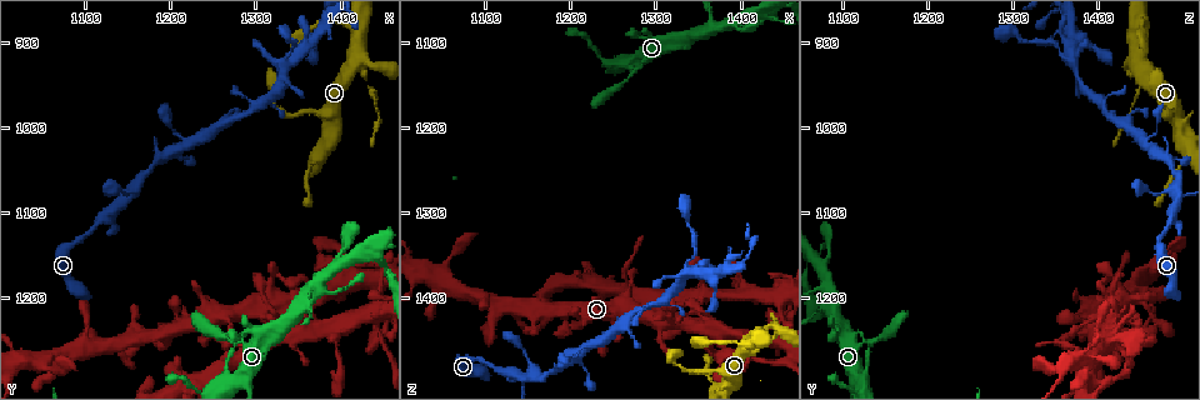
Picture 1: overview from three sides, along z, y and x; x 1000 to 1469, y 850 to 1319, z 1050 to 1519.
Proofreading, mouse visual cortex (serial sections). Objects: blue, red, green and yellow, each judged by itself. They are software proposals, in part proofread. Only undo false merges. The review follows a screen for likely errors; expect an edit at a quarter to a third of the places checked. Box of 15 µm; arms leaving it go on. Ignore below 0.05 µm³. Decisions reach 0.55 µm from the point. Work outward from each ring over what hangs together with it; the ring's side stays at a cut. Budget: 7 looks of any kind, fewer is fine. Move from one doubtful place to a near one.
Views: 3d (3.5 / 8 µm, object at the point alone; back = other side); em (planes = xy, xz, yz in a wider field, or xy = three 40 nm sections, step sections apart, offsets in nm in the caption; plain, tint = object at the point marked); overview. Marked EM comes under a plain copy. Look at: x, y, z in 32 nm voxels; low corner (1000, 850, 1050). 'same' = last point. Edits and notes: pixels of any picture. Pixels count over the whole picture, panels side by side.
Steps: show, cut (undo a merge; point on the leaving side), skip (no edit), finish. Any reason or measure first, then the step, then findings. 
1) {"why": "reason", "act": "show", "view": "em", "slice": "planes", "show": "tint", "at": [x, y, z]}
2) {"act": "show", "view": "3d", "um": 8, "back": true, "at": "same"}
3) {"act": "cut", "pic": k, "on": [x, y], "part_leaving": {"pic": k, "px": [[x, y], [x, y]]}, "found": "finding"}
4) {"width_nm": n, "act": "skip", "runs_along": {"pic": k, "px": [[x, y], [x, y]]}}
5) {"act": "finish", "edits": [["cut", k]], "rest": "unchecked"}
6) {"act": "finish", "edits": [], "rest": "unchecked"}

{"why": "four-way junction", "act": "show", "view": "3d", "um": 3.5, "at": [1420, 920, 1440]}

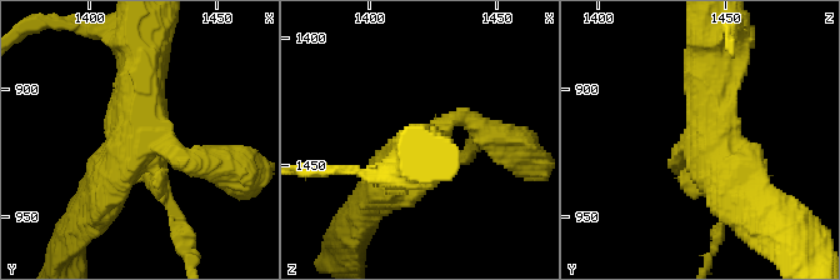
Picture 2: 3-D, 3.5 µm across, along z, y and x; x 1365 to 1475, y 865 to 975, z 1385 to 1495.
{"act": "show", "view": "em", "slice": "xy", "step": 1, "show": "tint", "at": [1418, 920, 1443]}

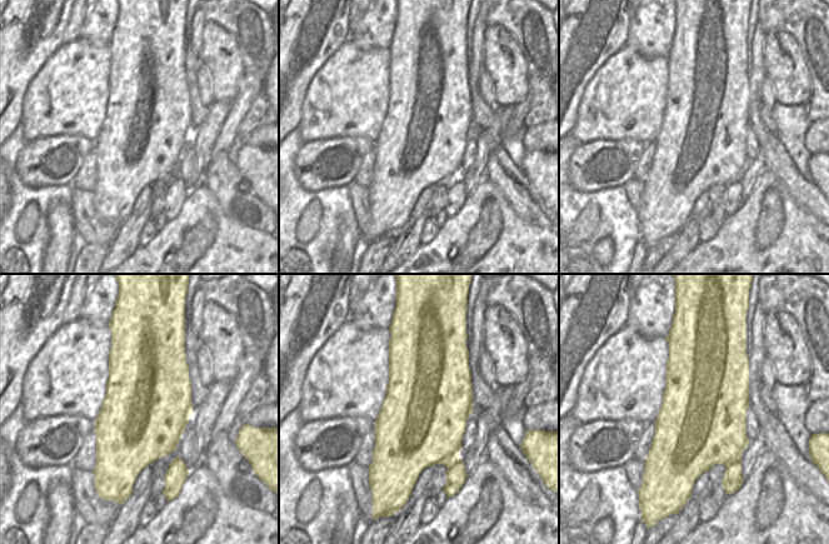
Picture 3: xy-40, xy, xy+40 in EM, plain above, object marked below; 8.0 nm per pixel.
{"act": "skip", "runs_along": {"pic": 2, "px": [[99, 193], [134, 139], [141, 54]]}, "found": "one cell here"}

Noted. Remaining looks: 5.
{"why": "small branch off a trunk", "act": "show", "view": "3d", "um": 3.5, "at": [1330, 1240, 1405]}

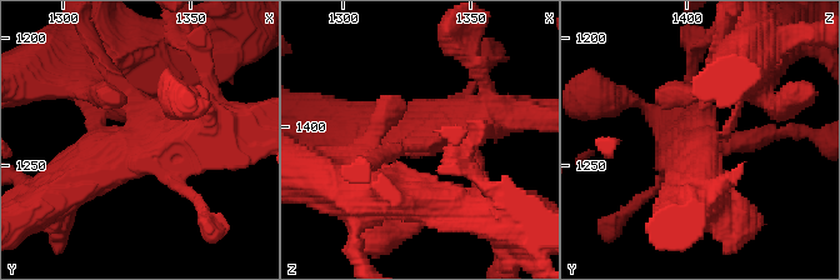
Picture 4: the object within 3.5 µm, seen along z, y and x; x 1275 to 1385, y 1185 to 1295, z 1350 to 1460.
{"why": "now the EM", "act": "show", "view": "em", "slice": "xy", "step": 5, "show": "tint", "at": [1330, 1239, 1404]}

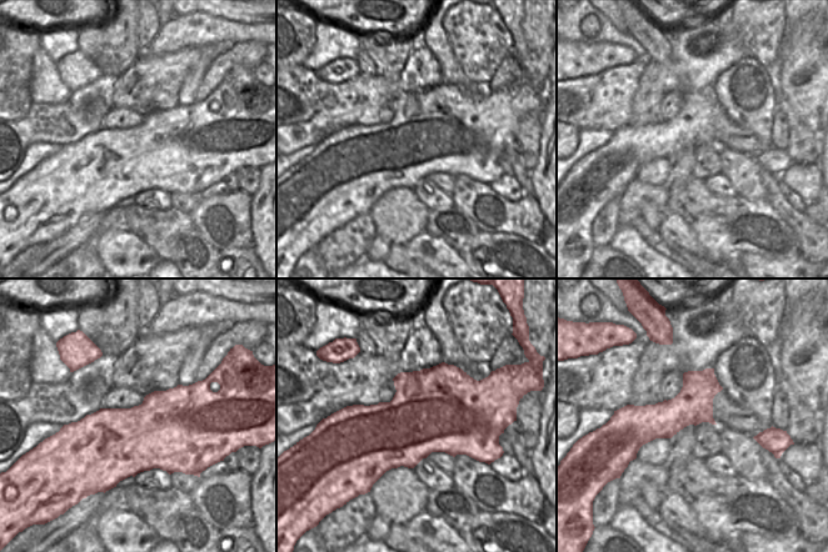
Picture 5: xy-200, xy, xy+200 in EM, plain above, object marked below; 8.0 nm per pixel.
{"act": "show", "view": "em", "slice": "planes", "show": "tint", "at": "same"}

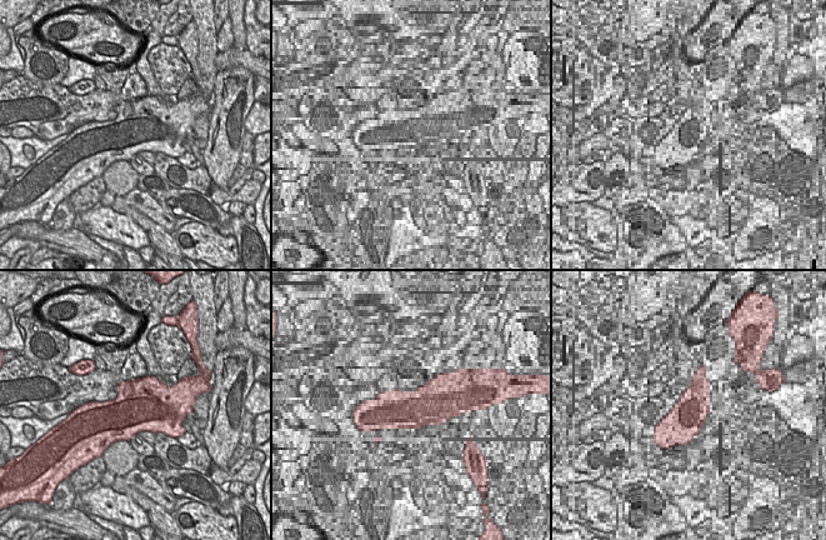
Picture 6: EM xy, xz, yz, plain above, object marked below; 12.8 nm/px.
{"width_nm": 700, "act": "skip", "runs_along": {"pic": 4, "px": [[103, 73], [138, 138], [69, 188]]}, "found": "continuous, no second cell"}

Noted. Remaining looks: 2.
{"why": "looks like a crossing", "act": "show", "view": "3d", "um": 8, "at": [1430, 1215, 1395]}

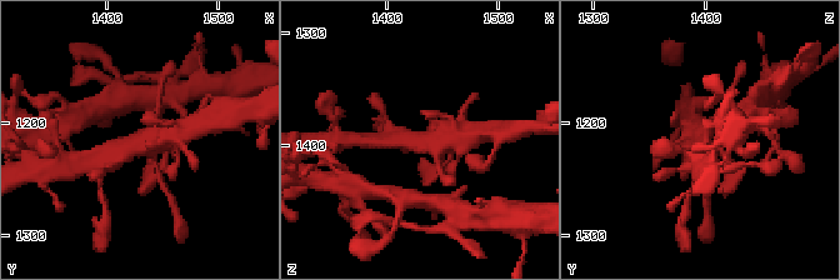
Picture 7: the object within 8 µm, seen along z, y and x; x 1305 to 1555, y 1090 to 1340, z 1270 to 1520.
{"why": "now the EM", "act": "show", "view": "em", "slice": "xy", "step": 1, "show": "tint", "at": [1432, 1220, 1396]}

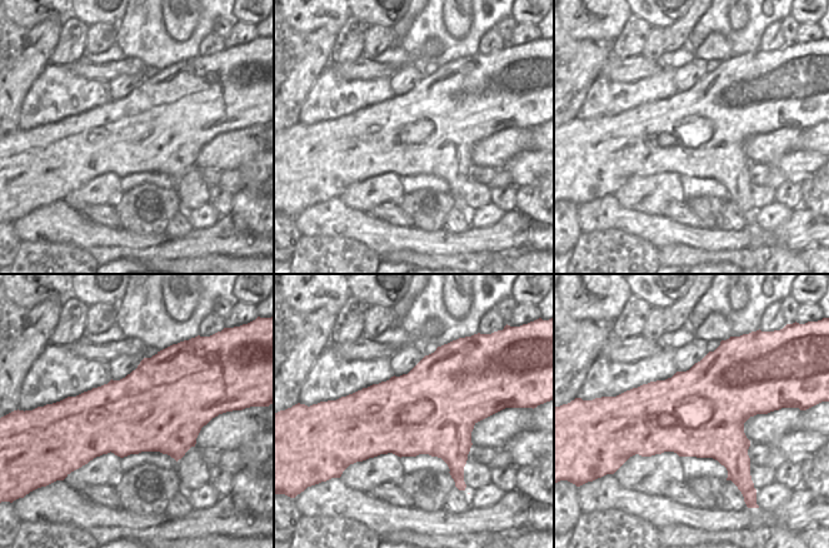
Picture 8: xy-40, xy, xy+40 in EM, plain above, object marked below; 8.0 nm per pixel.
{"width_nm": 700, "act": "skip", "runs_along": {"pic": 7, "px": [[105, 151], [153, 133], [169, 140]]}, "found": "one cell here"}

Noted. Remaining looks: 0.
{"act": "finish", "edits": [], "rest": "unchecked"}

